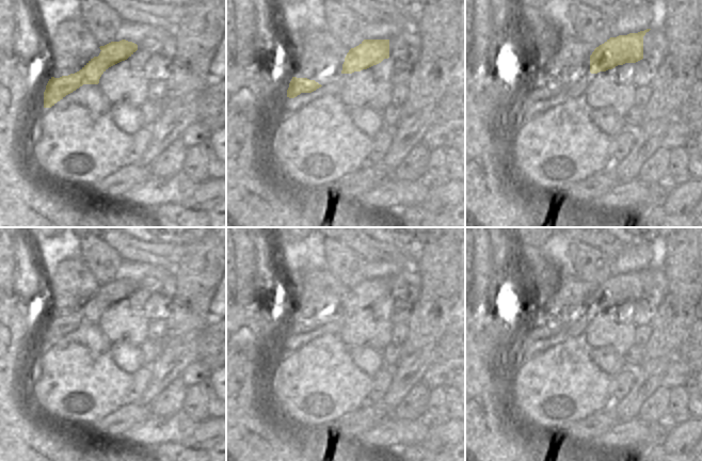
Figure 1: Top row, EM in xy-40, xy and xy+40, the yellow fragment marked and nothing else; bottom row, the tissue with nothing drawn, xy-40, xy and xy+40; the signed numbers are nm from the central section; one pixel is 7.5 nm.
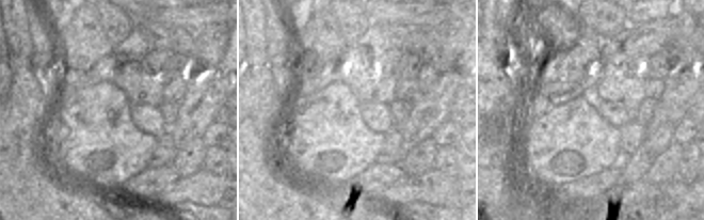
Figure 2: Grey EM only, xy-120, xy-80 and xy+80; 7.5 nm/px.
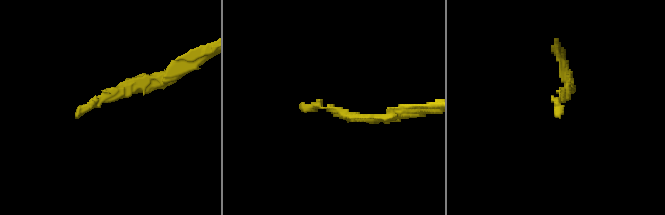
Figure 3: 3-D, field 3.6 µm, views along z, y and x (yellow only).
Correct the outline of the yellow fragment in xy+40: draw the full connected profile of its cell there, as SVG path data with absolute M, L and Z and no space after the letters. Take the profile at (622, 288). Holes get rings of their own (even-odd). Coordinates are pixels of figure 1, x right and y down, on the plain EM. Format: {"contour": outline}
{"contour": "M651 268L627 274L610 276L594 288L590 295L590 312L597 313L625 302L643 298L643 275Z"}

